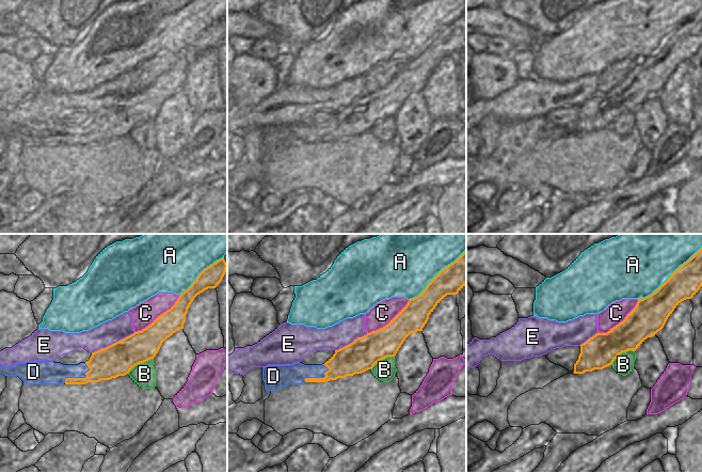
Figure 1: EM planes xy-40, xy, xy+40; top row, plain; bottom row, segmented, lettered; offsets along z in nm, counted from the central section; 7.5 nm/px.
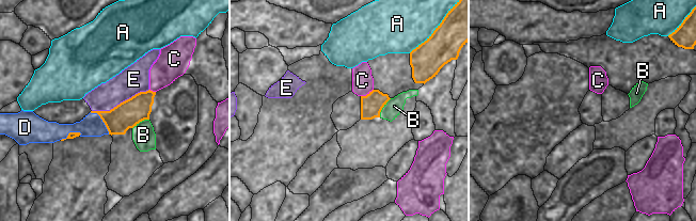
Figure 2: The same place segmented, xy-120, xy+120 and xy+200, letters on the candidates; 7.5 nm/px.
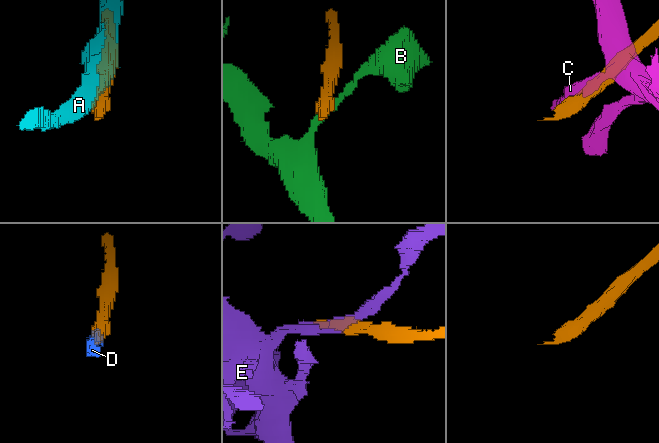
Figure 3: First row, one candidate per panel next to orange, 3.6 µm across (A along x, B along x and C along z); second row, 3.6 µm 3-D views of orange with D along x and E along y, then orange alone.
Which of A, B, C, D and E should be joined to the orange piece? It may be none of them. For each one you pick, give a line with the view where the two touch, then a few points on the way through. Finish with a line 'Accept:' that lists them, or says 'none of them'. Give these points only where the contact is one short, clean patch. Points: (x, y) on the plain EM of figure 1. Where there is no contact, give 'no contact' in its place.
D: meets orange in xy-40; runs through xy-40 (106, 124), (84, 138), (77, 139), (45, 132)
Accept: D

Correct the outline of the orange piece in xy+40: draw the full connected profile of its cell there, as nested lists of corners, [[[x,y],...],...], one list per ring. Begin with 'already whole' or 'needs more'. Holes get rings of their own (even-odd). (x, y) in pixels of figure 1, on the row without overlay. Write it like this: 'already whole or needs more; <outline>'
already whole; [[[702,9],[681,26],[652,56],[638,60],[636,67],[625,80],[607,94],[596,94],[580,106],[574,135],[603,130],[622,114],[636,110],[648,99],[660,92],[674,69],[684,61],[691,60],[702,47]]]

